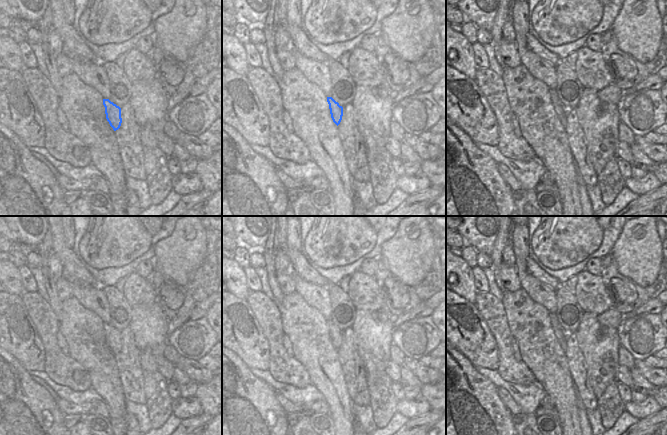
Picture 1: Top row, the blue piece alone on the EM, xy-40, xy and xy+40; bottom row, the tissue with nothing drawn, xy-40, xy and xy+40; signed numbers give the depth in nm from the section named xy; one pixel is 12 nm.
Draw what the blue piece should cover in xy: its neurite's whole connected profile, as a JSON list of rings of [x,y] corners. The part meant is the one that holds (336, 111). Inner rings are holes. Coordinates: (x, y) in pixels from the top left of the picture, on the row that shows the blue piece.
[[[327,97],[330,114],[333,122],[338,126],[342,120],[343,107],[339,105],[332,97]]]

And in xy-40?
[[[103,99],[106,119],[114,131],[118,130],[122,123],[121,108],[109,99]]]

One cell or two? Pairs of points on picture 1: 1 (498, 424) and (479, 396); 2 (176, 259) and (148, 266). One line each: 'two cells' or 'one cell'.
1: one cell
2: two cells

